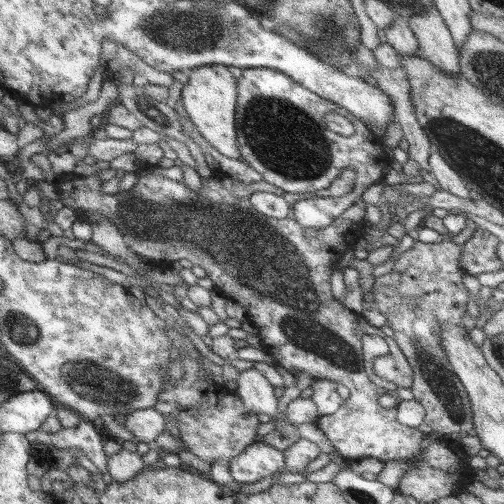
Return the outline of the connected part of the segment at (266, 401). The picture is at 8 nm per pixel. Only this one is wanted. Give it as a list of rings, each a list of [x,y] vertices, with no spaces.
[[[256,367],[239,372],[236,378],[238,387],[234,392],[243,405],[258,414],[278,416],[279,398],[274,394],[274,387]]]

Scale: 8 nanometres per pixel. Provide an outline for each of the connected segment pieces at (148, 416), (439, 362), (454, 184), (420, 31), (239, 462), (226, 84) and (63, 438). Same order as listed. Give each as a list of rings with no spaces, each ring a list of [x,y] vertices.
[[[152,407],[129,412],[124,426],[138,442],[150,445],[166,429],[166,420]]]
[[[452,240],[439,243],[417,241],[414,246],[397,256],[394,267],[388,274],[375,278],[376,282],[374,282],[372,291],[375,309],[386,317],[385,324],[394,331],[393,339],[412,367],[413,383],[409,389],[414,395],[414,400],[425,408],[424,423],[432,429],[433,437],[436,438],[454,432],[467,432],[473,428],[471,402],[441,345],[439,323],[445,321],[446,324],[460,326],[462,325],[462,316],[469,309],[467,306],[468,290],[462,282],[465,272],[459,263],[462,253],[463,246]]]
[[[435,150],[430,152],[428,164],[430,174],[440,184],[440,190],[468,201],[473,200],[470,196],[469,188],[465,184],[465,180],[460,178],[460,174],[452,166],[449,166],[448,162]]]
[[[434,6],[408,21],[419,44],[419,57],[431,62],[444,74],[461,73],[459,50],[451,32]]]
[[[260,441],[252,443],[242,454],[235,456],[230,461],[229,471],[236,482],[253,484],[276,474],[284,463],[283,451]]]
[[[214,64],[193,69],[182,88],[181,101],[189,120],[214,150],[228,158],[240,159],[236,130],[237,79],[228,67]]]
[[[81,420],[72,428],[62,428],[54,434],[46,434],[50,438],[52,448],[76,448],[82,450],[88,460],[91,460],[98,470],[105,473],[107,470],[107,458],[104,450],[104,440],[94,428],[93,422]]]

